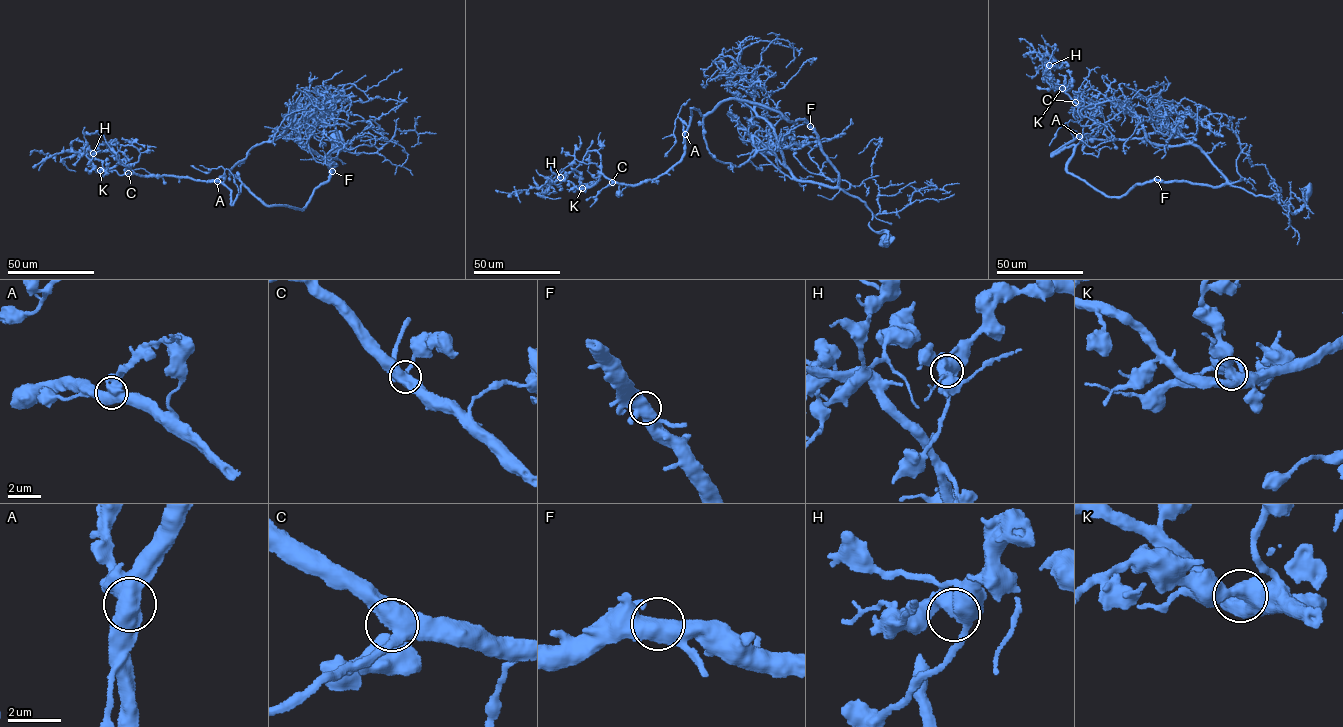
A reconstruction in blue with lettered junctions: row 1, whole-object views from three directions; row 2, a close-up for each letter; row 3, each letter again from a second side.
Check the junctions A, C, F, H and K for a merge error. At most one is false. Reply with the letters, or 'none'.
A

